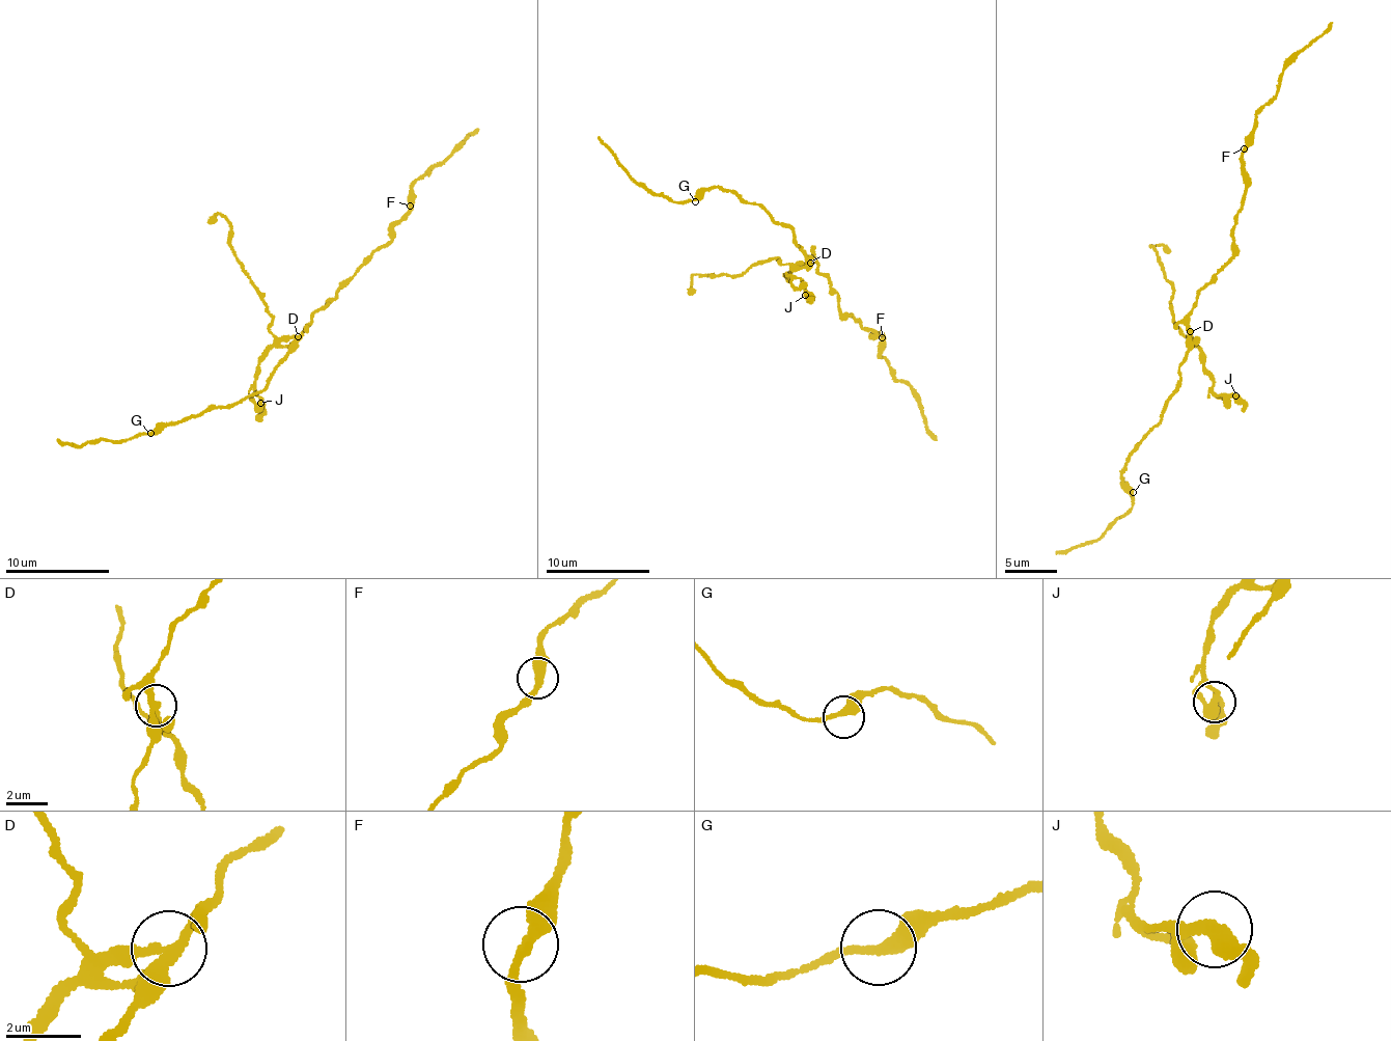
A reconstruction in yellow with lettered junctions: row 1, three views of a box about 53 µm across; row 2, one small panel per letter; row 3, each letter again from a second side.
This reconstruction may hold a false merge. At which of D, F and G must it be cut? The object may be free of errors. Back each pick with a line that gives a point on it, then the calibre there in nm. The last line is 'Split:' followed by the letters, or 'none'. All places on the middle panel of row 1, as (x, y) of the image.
D: at (810, 263); 280 nm thick
Split: D

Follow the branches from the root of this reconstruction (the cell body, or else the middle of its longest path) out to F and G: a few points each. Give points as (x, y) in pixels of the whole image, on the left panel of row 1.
F: (302, 334), (313, 313), (336, 296), (338, 288), (363, 259), (390, 239), (390, 228), (410, 206)
G: (302, 334), (297, 346), (259, 391), (226, 406), (209, 407), (196, 415), (169, 421), (150, 433)

